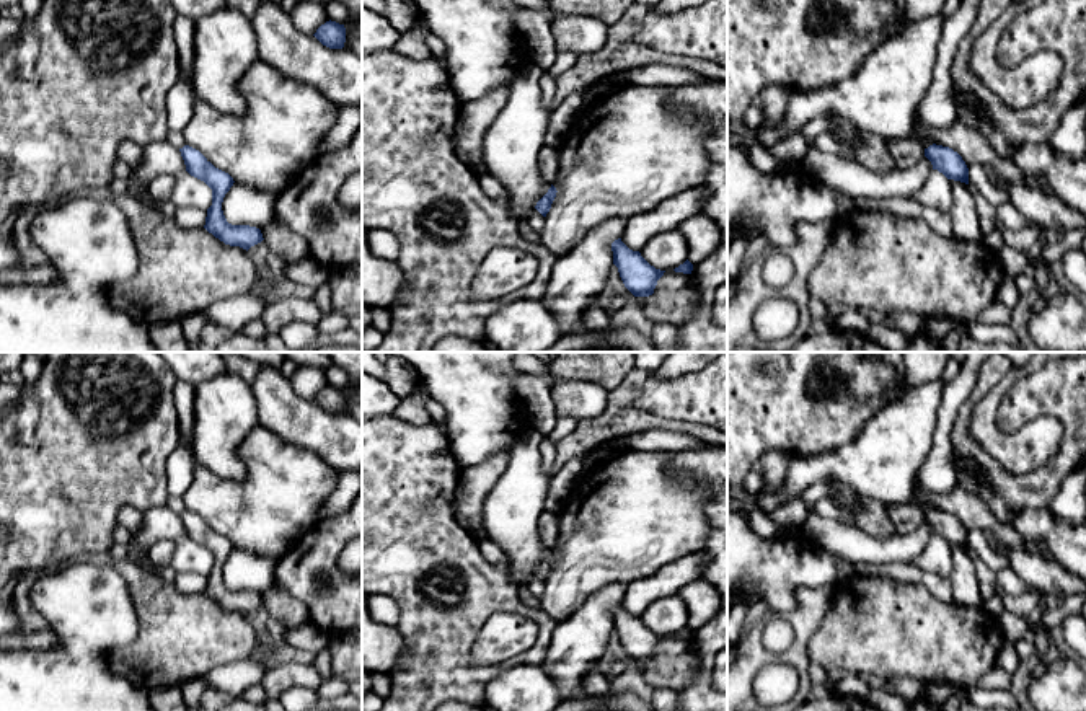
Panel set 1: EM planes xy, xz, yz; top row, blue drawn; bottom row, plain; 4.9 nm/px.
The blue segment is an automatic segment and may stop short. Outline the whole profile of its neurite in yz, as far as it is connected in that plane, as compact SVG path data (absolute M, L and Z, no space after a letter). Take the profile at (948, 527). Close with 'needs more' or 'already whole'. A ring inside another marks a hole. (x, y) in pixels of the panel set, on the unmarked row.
M933 509L925 514L925 522L931 527L933 535L938 535L947 545L969 550L969 533L952 514Z; already whole

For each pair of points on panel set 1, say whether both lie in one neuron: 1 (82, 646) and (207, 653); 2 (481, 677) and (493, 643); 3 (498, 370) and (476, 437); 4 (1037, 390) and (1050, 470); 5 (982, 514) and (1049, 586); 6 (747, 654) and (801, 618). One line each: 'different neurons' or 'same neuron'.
1: different neurons
2: different neurons
3: same neuron
4: same neuron
5: same neuron
6: same neuron

